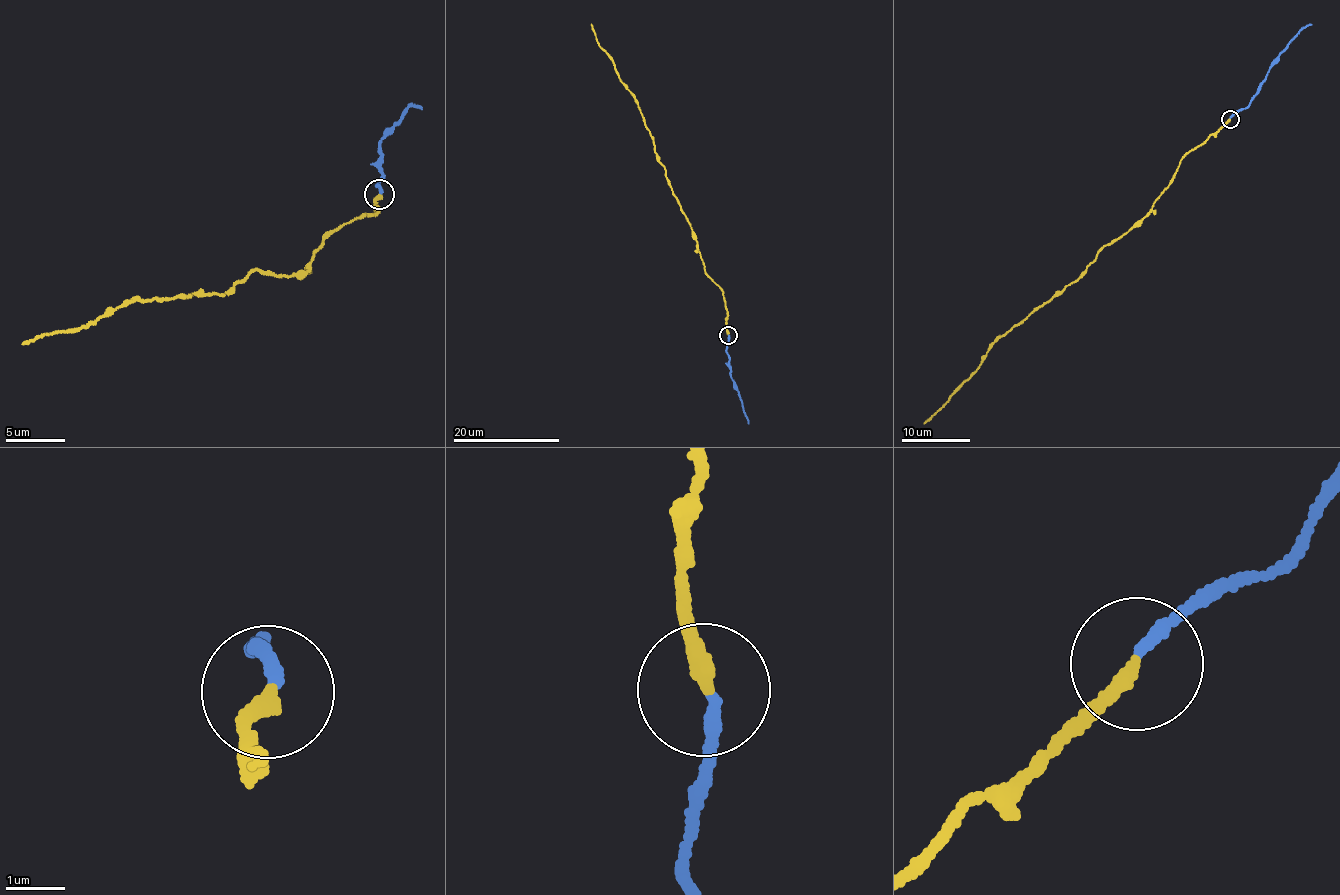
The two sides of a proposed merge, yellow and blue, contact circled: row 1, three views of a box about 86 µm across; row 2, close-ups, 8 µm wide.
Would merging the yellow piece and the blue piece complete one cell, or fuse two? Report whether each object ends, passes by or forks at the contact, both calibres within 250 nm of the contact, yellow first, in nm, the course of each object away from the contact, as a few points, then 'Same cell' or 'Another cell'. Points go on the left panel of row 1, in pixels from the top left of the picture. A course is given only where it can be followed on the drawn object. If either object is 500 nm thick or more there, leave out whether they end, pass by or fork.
At the ring yellow ends. At the ring blue ends. Thickness 280 nm (yellow) against 200 nm. Course of yellow: (380, 194), (377, 211), (324, 240), (307, 271), (282, 277), (257, 268), (204, 297), (139, 295), (21, 344). Course of blue: (380, 192), (377, 182), (382, 172), (380, 137), (407, 108), (422, 110). Another cell

